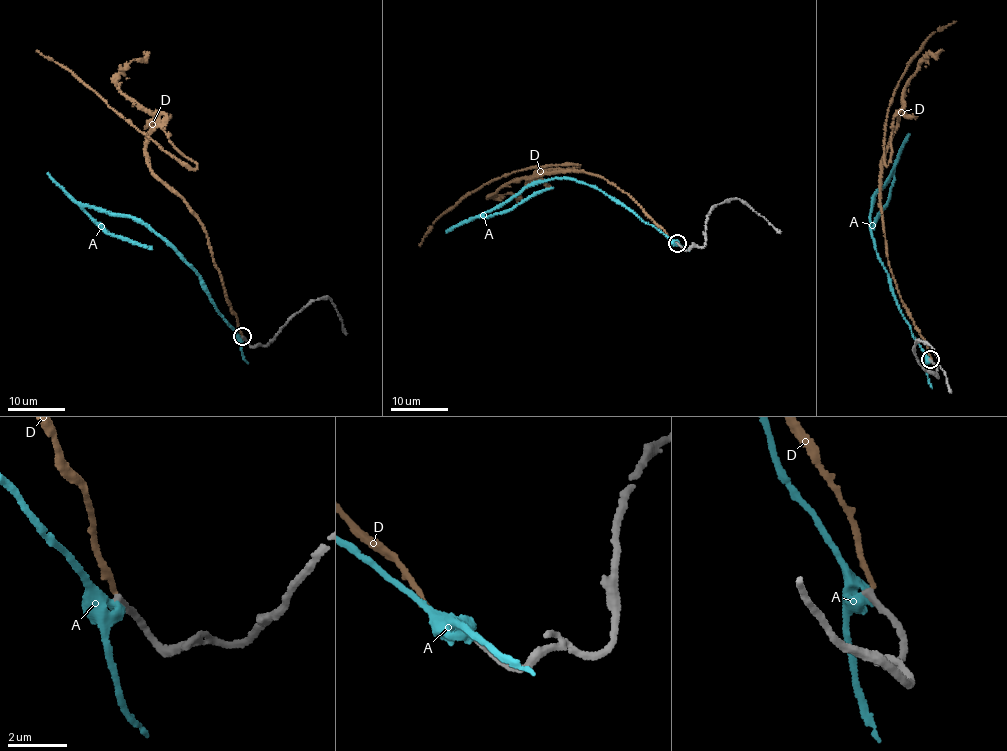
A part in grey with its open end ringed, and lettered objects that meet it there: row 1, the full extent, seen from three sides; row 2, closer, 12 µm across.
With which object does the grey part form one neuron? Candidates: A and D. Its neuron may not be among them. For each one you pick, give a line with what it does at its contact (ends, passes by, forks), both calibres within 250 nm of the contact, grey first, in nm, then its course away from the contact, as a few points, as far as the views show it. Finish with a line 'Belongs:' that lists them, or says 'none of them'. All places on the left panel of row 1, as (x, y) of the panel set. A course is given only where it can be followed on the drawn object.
Belongs: none of them

